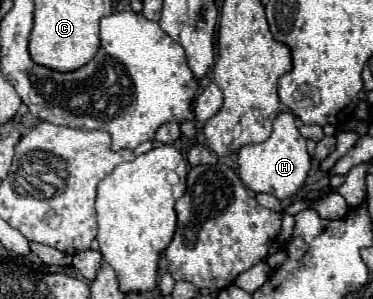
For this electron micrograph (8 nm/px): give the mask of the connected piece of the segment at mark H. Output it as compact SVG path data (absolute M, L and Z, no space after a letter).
M291 113L277 115L273 123L273 133L267 141L245 145L239 149L239 177L253 193L269 193L277 199L289 199L293 197L299 187L305 183L307 173L311 169L311 157L305 149L305 139L301 137L295 117Z

